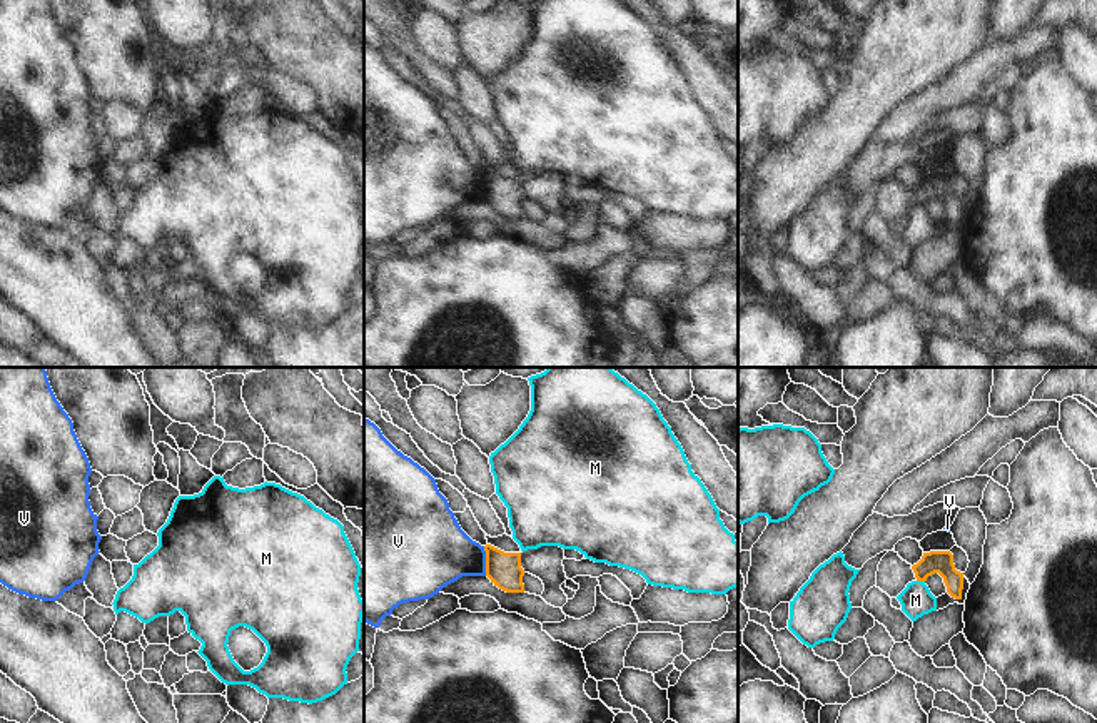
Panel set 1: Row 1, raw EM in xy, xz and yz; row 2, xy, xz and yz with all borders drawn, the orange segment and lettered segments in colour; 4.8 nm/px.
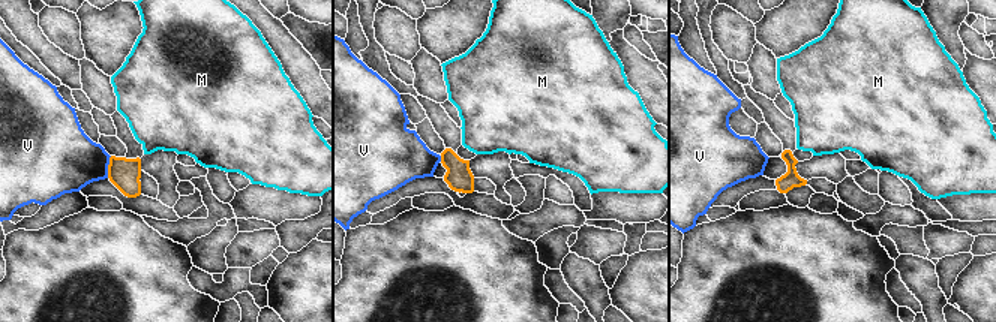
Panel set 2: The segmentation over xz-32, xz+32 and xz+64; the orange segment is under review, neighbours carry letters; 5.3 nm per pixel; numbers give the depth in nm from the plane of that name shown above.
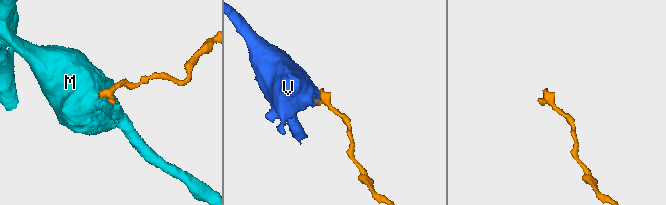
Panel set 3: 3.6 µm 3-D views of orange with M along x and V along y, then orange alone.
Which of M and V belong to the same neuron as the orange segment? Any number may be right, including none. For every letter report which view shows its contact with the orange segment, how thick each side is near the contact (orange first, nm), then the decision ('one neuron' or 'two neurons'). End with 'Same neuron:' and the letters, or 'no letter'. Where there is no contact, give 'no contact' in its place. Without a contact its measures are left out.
M: yz | 110/150 nm | two neurons
V: xz | 160/320 nm | two neurons
Same neuron: no letter

